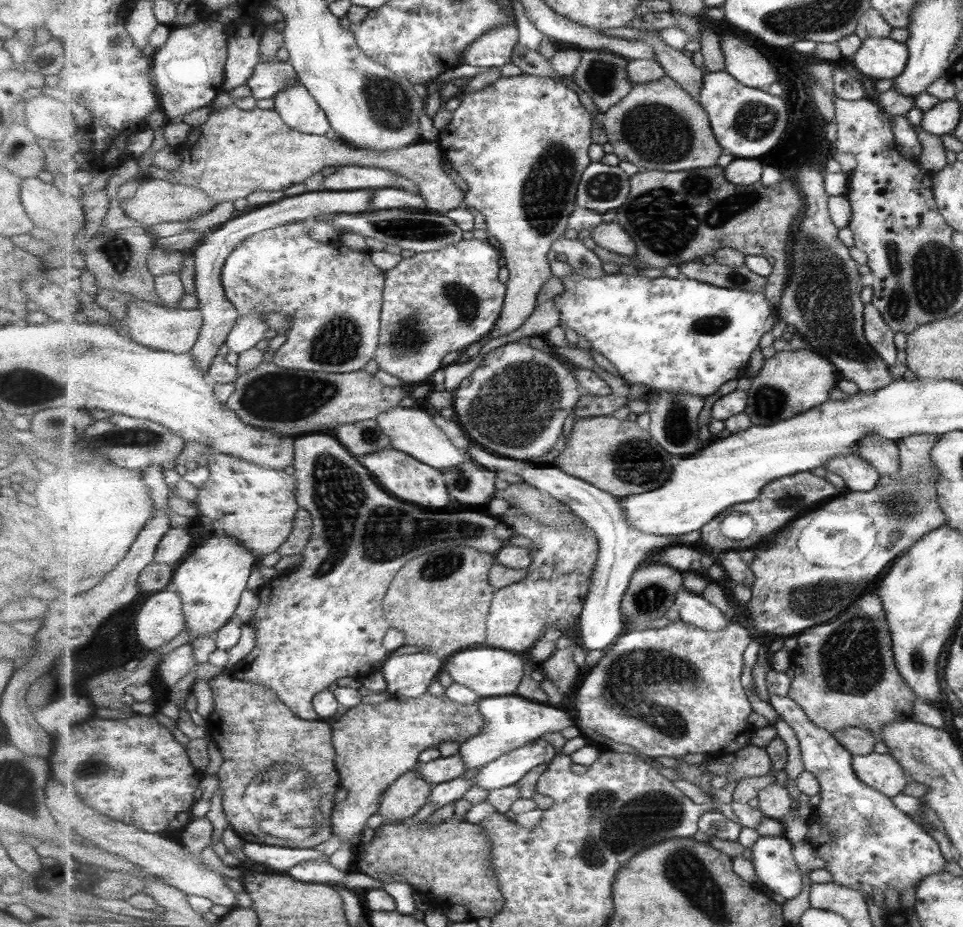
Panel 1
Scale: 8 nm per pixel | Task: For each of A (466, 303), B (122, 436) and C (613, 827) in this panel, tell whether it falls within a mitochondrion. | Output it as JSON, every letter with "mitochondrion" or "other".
{"A":"mitochondrion","B":"mitochondrion","C":"mitochondrion"}

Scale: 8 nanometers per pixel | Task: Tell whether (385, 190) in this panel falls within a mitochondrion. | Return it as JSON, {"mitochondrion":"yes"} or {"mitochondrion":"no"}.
{"mitochondrion":"no"}

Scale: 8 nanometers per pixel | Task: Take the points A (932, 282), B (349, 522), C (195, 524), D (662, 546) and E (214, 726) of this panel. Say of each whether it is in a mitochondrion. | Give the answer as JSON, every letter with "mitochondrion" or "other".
{"A":"mitochondrion","B":"mitochondrion","C":"other","D":"other","E":"other"}

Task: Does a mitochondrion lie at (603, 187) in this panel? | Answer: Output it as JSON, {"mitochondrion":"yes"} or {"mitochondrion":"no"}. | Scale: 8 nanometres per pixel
{"mitochondrion":"yes"}

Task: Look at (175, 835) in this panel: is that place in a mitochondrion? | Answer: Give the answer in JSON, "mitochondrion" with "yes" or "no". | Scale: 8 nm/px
{"mitochondrion":"no"}

